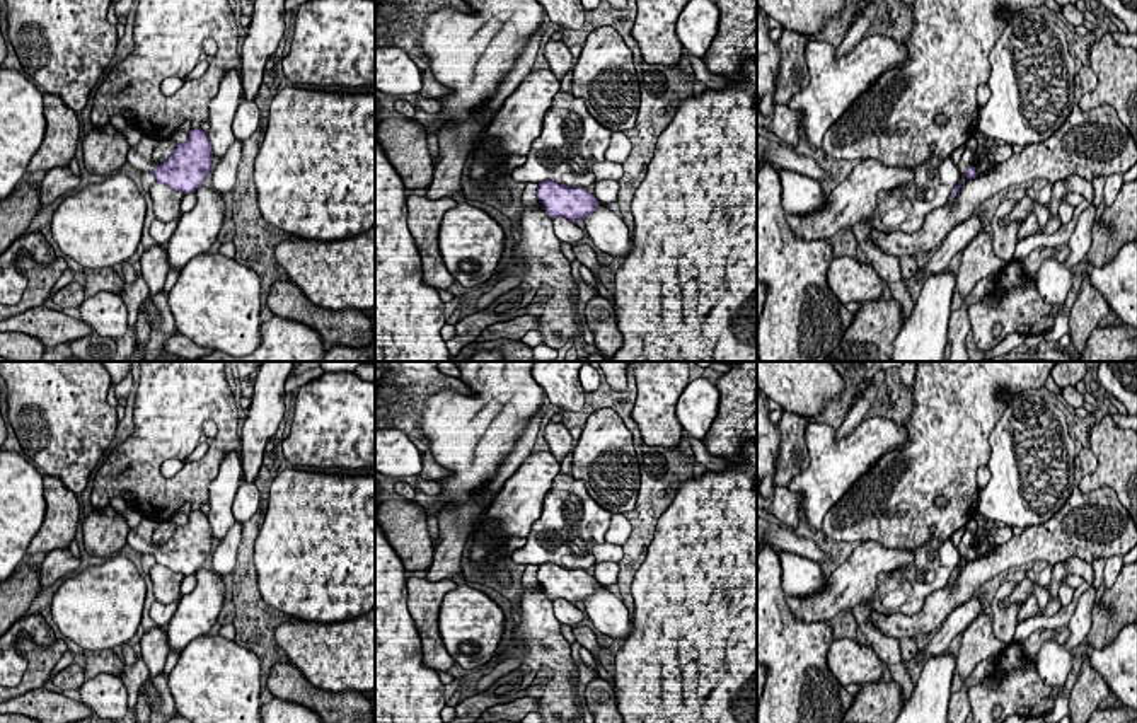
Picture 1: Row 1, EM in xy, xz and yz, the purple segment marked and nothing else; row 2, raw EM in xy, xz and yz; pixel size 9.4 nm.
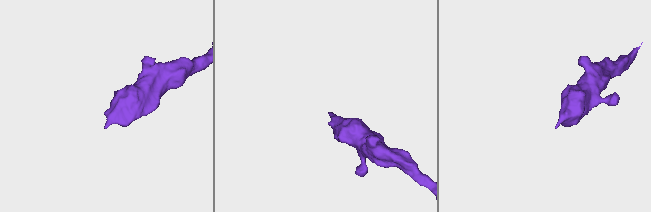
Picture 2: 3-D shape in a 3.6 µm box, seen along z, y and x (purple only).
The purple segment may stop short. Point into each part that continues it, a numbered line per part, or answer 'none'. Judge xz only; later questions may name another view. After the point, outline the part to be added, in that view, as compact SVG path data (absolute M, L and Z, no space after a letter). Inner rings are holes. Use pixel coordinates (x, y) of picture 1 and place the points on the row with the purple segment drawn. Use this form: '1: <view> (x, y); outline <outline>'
none

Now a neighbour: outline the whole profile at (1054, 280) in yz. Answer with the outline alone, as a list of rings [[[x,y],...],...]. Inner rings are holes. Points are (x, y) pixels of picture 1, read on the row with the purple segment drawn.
[[[1091,203],[1077,218],[1076,228],[1069,239],[1071,254],[1065,263],[1045,257],[1035,276],[1036,290],[1042,300],[1048,305],[1064,305],[1072,288],[1074,276],[1071,269],[1082,259],[1093,242],[1093,225],[1096,218],[1096,206]]]

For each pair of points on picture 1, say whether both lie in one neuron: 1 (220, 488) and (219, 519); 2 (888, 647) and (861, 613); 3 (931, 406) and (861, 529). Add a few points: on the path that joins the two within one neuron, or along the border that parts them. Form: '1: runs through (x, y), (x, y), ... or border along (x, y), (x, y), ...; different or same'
1: runs through (220, 495), (220, 512); same
2: runs through (880, 640), (863, 621); same
3: runs through (931, 444), (931, 459), (902, 488), (899, 519); same

